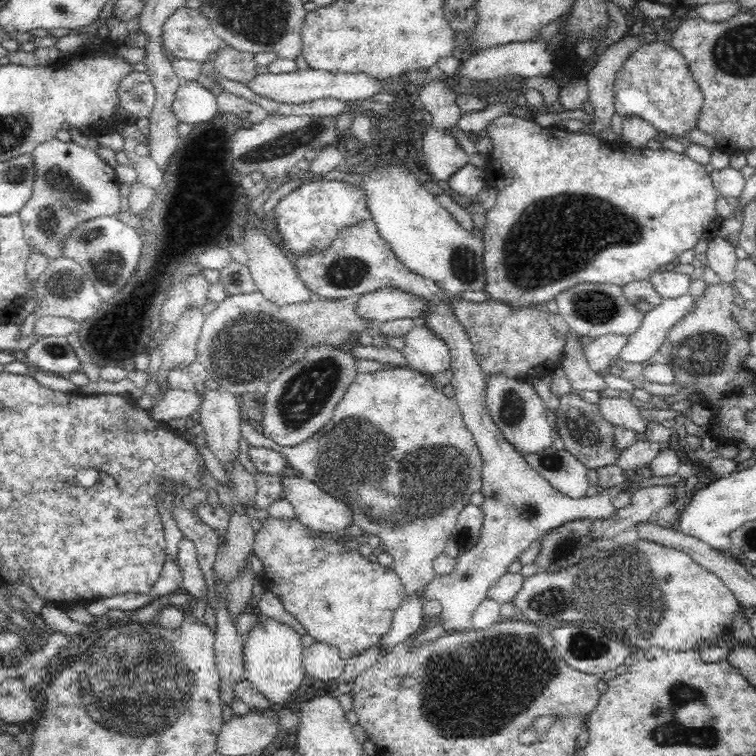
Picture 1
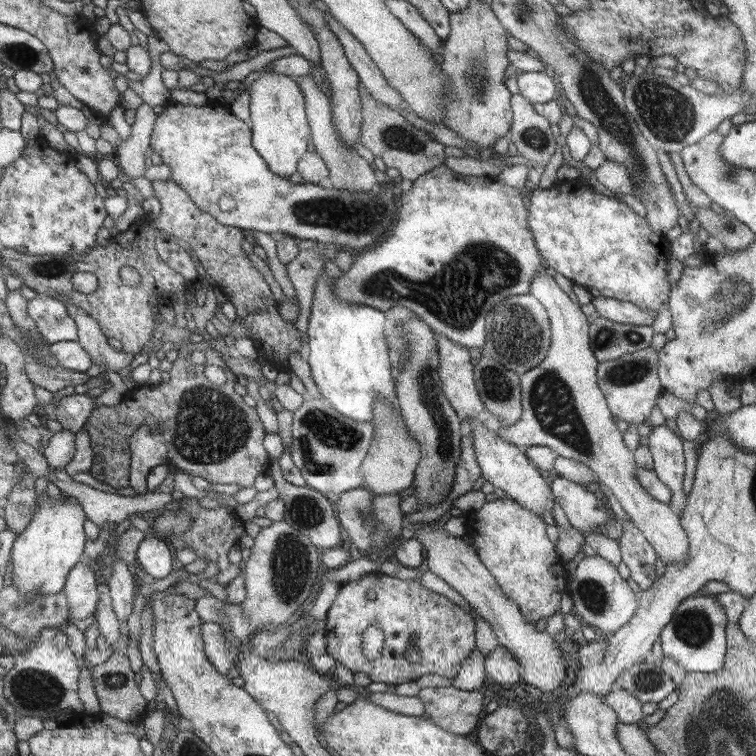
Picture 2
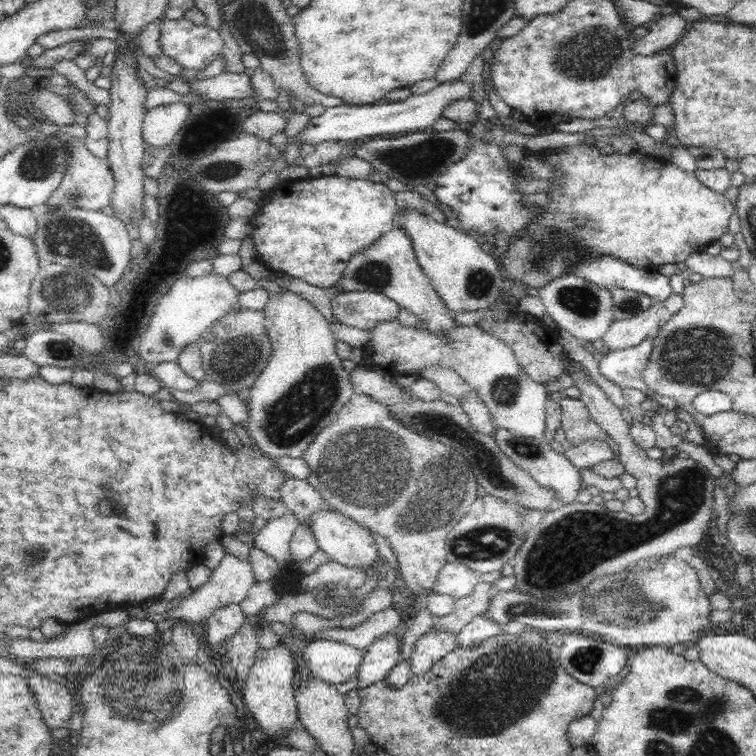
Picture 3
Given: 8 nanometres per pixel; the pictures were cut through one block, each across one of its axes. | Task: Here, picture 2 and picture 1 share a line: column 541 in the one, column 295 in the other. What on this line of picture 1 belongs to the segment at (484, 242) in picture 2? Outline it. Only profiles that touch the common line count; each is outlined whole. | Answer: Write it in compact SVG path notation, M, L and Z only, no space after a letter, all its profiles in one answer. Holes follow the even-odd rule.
M362 219L361 221L354 222L352 225L346 225L343 229L340 229L336 236L332 238L331 243L328 247L322 250L308 250L307 253L300 254L298 258L292 258L294 269L298 272L300 281L304 283L306 289L310 290L312 296L317 299L348 299L350 296L364 295L367 293L375 292L376 290L382 290L382 288L399 288L409 292L409 294L415 294L417 298L423 298L428 303L428 314L421 319L424 324L427 324L431 328L432 332L440 335L441 339L444 339L445 344L449 347L451 352L451 385L455 390L455 399L459 404L461 414L464 415L465 426L468 427L468 431L472 433L475 443L479 447L479 453L481 454L482 466L481 466L481 493L484 495L484 502L481 504L481 509L484 515L482 521L482 528L478 537L478 540L473 544L470 550L462 552L455 560L457 563L456 568L449 573L443 575L436 575L423 589L422 589L422 600L420 603L423 610L425 609L426 603L430 600L437 600L442 607L441 613L439 614L439 625L444 627L451 633L464 633L473 626L472 615L477 610L477 606L486 598L486 594L500 578L507 573L507 568L514 561L518 561L518 556L527 550L527 548L536 539L540 539L544 534L547 534L551 529L564 525L570 520L591 519L601 520L604 518L610 518L612 514L616 514L616 507L610 502L612 496L621 492L627 491L629 488L634 487L636 490L648 486L655 485L672 485L676 487L676 495L674 501L674 507L680 510L680 506L684 506L684 502L688 502L688 494L692 494L694 486L692 482L696 480L696 476L693 474L687 474L684 476L681 473L673 474L672 476L651 476L650 478L643 477L641 480L631 482L628 487L624 487L623 484L612 486L612 488L600 488L598 494L593 497L582 495L580 498L570 498L568 495L557 491L550 483L542 476L540 476L535 470L530 468L530 465L524 460L524 456L513 450L512 445L509 444L503 436L501 436L500 430L496 427L496 424L490 417L490 412L486 408L484 401L484 388L485 388L485 376L479 369L479 364L474 359L474 350L466 331L458 319L454 317L454 311L450 307L451 298L448 294L444 293L433 281L423 278L415 272L410 271L406 266L402 265L402 262L398 260L398 257L389 248L387 242L381 238L380 233L377 232L375 224L372 220Z

